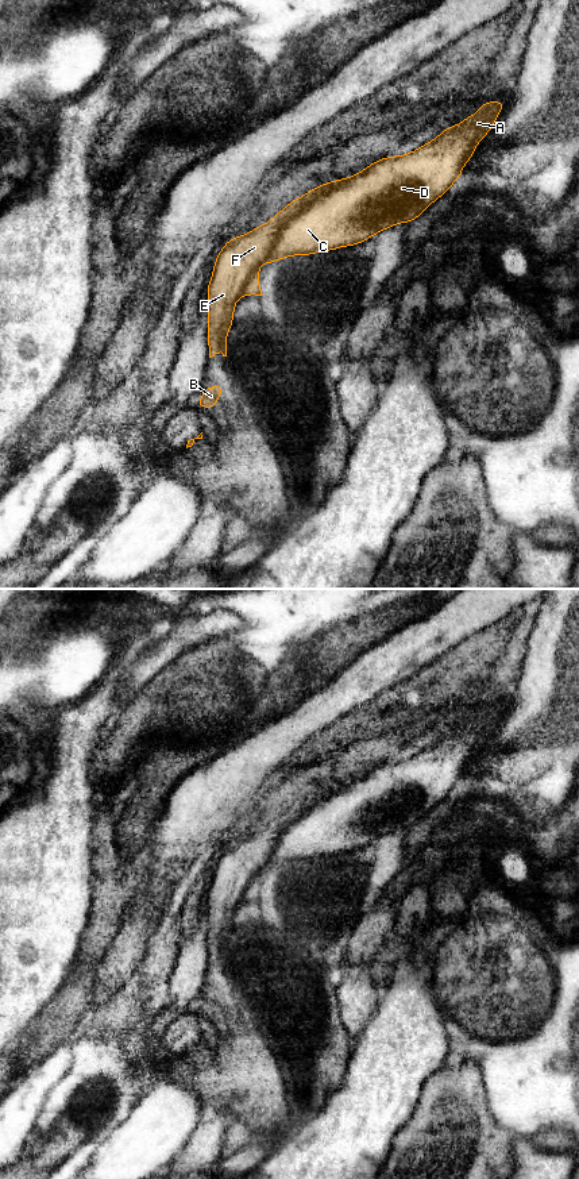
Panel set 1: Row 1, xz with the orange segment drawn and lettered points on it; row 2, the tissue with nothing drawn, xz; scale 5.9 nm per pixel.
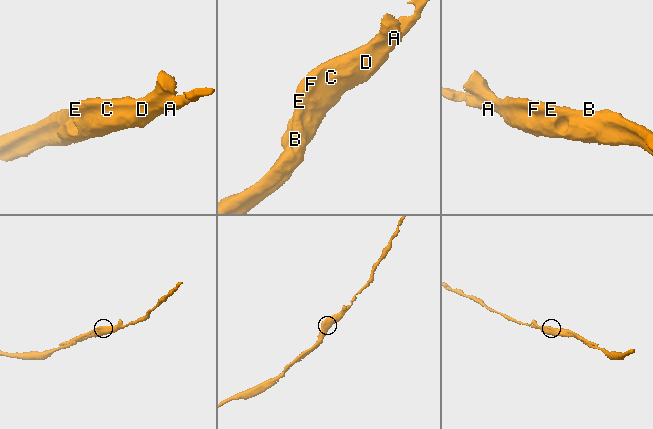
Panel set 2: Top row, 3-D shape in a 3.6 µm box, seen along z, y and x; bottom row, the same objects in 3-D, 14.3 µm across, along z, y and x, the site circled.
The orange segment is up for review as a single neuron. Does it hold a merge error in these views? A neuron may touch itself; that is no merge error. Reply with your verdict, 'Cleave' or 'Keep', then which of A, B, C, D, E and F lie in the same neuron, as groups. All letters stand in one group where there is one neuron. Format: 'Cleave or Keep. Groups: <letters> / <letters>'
Cleave. Groups: A C D / B E F

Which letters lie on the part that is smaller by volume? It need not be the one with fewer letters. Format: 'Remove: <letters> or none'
Remove: B, E, F

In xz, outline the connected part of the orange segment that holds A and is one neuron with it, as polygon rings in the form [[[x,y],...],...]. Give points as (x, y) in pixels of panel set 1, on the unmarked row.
[[[503,705],[482,709],[476,720],[467,721],[460,729],[441,736],[417,755],[402,762],[390,760],[375,766],[363,777],[332,790],[281,831],[263,868],[359,849],[398,828],[409,829],[447,798],[462,781],[464,768],[471,766],[476,750],[493,733],[503,712]]]

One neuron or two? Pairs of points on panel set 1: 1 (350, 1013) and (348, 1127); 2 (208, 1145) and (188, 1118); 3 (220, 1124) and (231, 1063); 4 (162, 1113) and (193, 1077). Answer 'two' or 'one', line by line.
1: two
2: two
3: two
4: two

